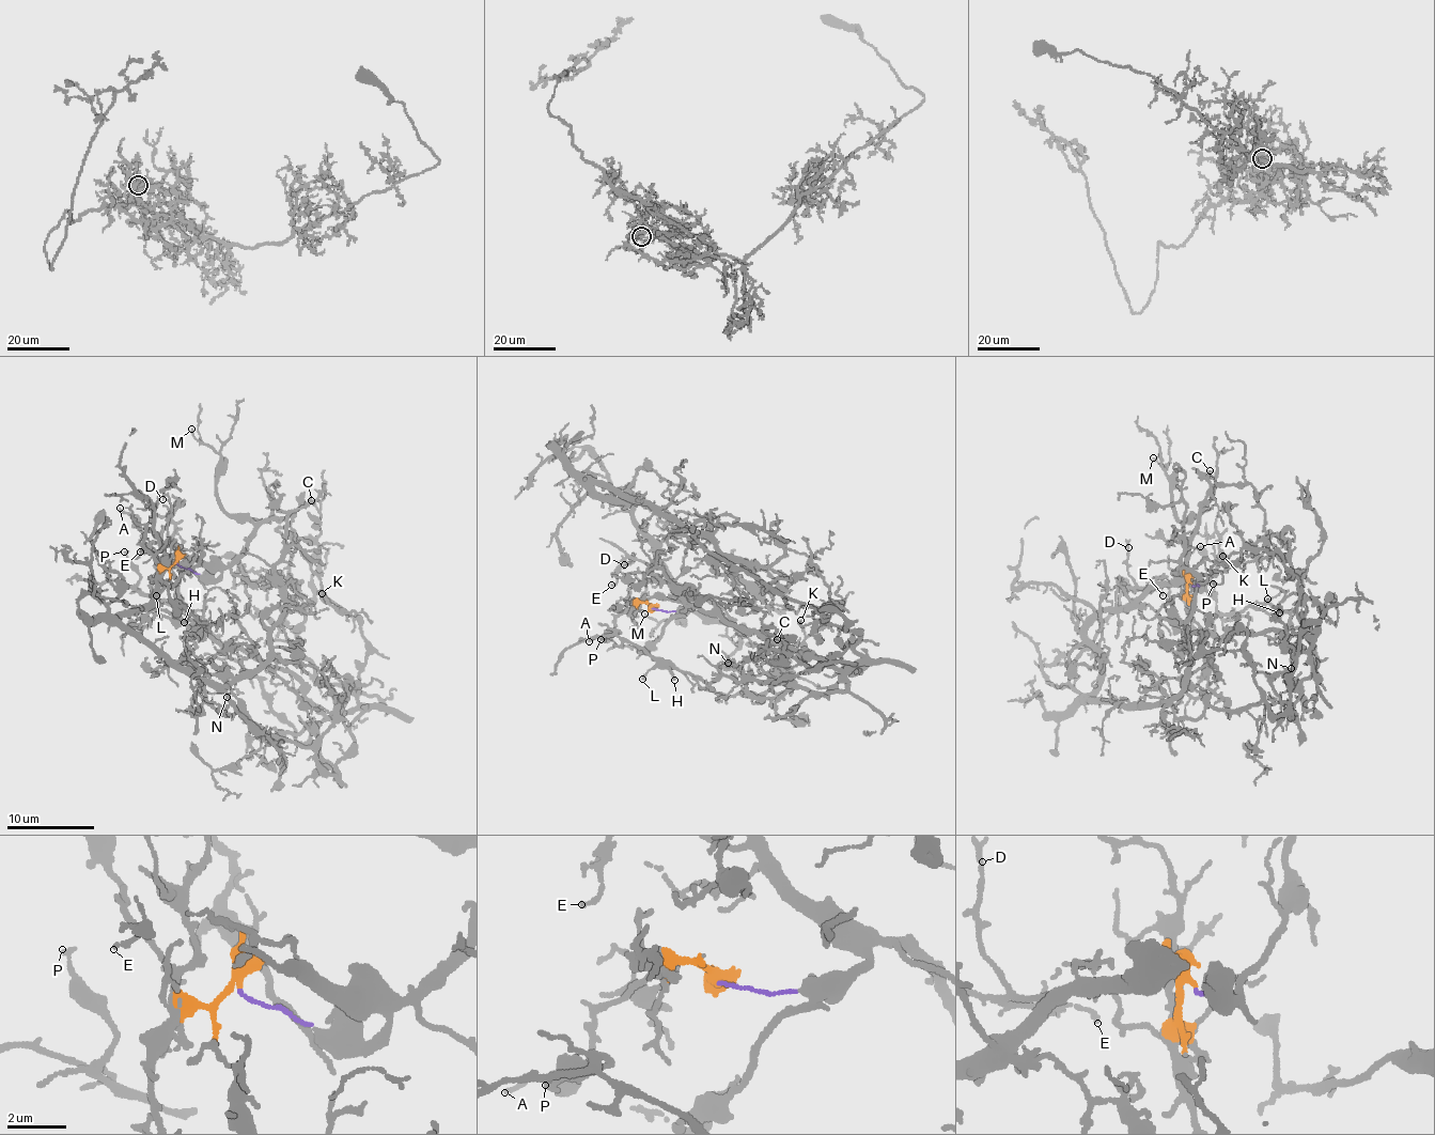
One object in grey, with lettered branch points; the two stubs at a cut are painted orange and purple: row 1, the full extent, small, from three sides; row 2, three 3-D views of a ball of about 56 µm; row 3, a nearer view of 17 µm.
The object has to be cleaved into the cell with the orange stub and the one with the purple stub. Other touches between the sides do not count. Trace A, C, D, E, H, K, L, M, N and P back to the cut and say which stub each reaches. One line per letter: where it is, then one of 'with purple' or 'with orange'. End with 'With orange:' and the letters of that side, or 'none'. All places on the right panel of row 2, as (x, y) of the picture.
A: (1200, 546) | with orange
C: (1210, 470) | with purple
D: (1128, 547) | with purple
E: (1163, 595) | with purple
H: (1279, 612) | with orange
K: (1222, 556) | with orange
L: (1267, 599) | with orange
M: (1153, 457) | with purple
N: (1291, 668) | with orange
P: (1213, 584) | with orange
With orange: A, H, K, L, N, P

